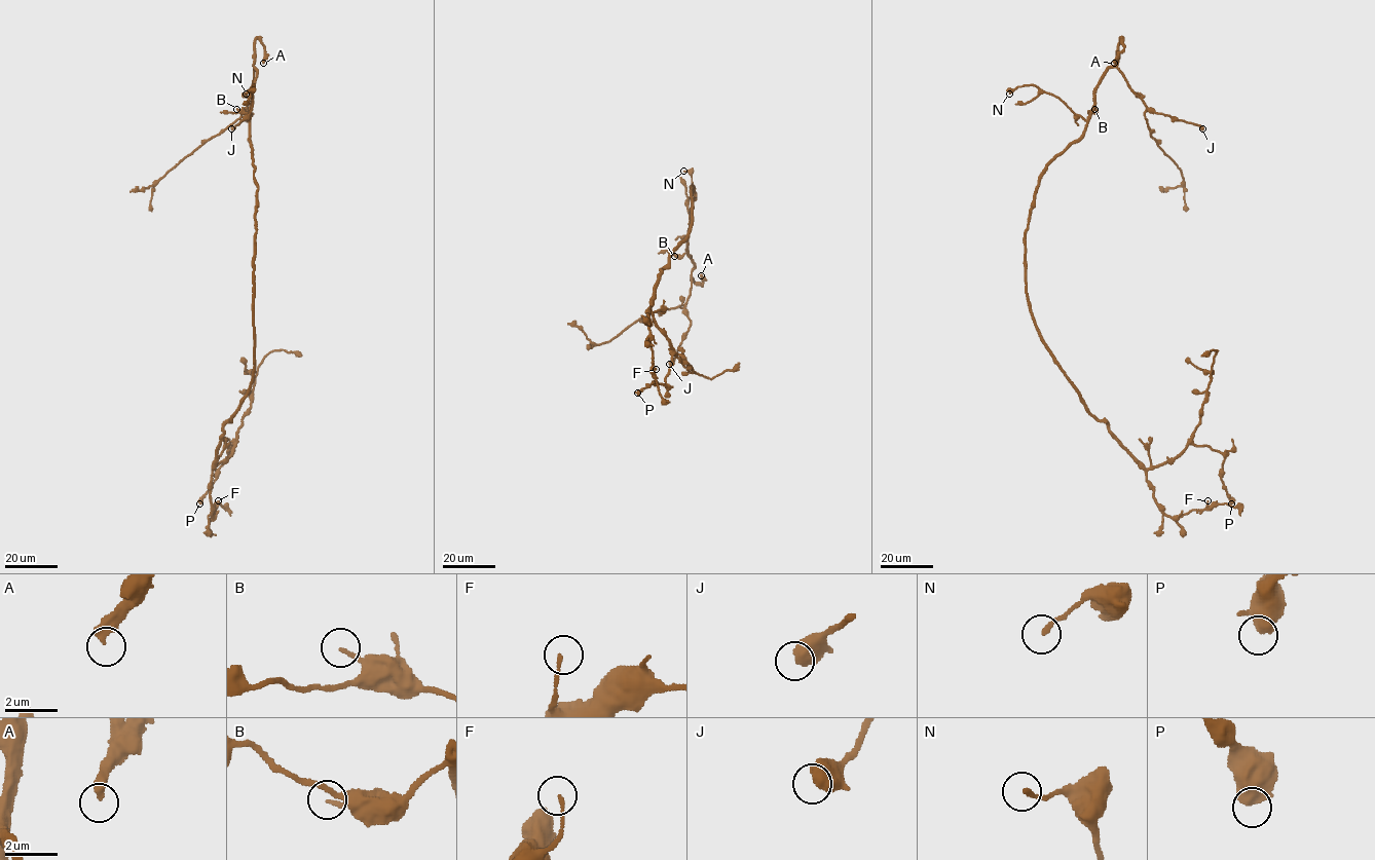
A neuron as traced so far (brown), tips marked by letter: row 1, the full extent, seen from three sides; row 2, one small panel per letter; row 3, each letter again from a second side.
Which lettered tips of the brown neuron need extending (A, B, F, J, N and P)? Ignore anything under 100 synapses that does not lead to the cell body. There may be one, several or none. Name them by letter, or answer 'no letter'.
A

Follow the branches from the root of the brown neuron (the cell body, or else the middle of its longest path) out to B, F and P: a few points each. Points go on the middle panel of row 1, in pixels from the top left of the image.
B: (692, 187), (696, 198), (692, 201), (686, 251), (674, 256)
F: (692, 187), (692, 227), (661, 269), (647, 313), (656, 369)
P: (692, 187), (692, 227), (661, 269), (651, 307), (670, 341), (672, 364), (666, 385), (654, 382), (637, 393)

